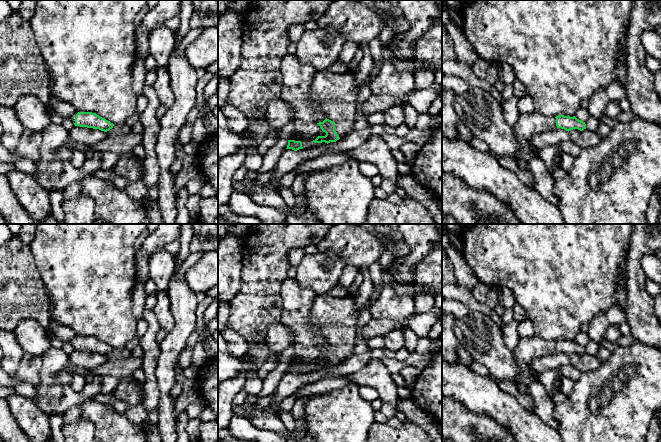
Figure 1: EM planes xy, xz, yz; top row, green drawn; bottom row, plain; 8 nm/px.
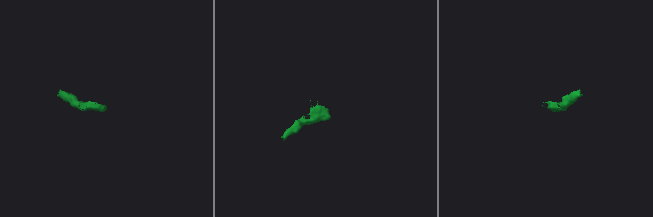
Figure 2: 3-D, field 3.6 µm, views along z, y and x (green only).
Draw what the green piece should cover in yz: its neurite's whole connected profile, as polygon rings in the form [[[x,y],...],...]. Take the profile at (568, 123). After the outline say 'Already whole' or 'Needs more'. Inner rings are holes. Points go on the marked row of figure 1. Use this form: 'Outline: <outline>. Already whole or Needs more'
Outline: [[[536,110],[519,116],[513,127],[513,132],[518,141],[518,160],[516,162],[520,169],[525,170],[528,161],[534,155],[538,155],[539,150],[531,144],[531,138],[556,128],[568,132],[573,129],[583,131],[586,129],[586,124],[575,116],[545,116]]]. Needs more

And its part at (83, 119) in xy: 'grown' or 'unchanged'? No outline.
grown

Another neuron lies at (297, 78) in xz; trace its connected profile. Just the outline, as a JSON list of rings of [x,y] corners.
[[[296,55],[284,56],[280,71],[282,74],[281,98],[295,109],[295,122],[309,124],[323,122],[326,117],[320,106],[311,98],[311,87],[315,69],[302,64]]]

